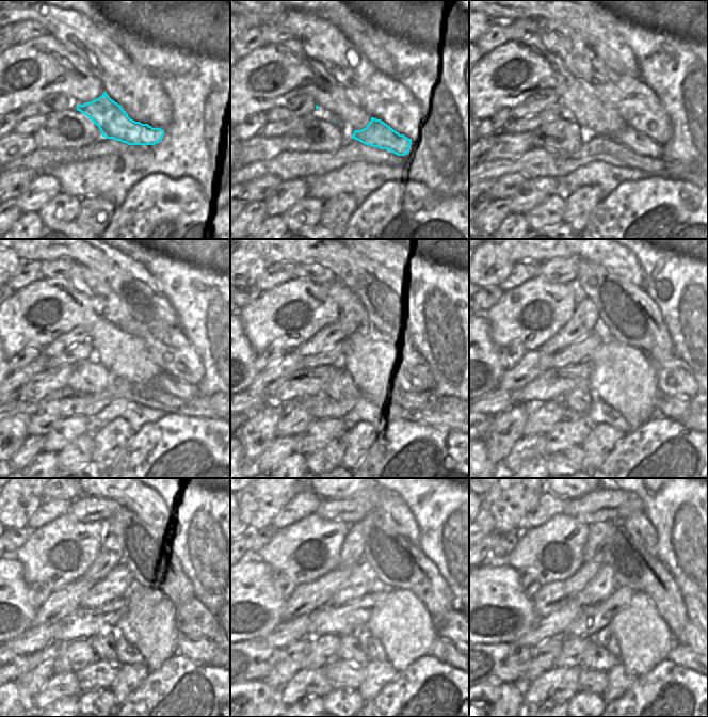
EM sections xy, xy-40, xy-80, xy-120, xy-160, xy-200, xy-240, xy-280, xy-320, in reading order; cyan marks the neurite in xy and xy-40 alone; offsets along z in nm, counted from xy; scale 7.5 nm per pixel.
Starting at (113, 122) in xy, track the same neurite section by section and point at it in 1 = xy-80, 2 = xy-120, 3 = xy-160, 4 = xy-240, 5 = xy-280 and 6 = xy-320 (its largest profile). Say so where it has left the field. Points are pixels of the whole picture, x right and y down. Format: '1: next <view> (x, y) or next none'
1: next xy-80 (636, 141)
2: next xy-120 (165, 382)
3: next xy-160 (414, 400)
4: next xy-240 (204, 650)
5: next xy-280 (446, 651)
6: next xy-320 (680, 654)

